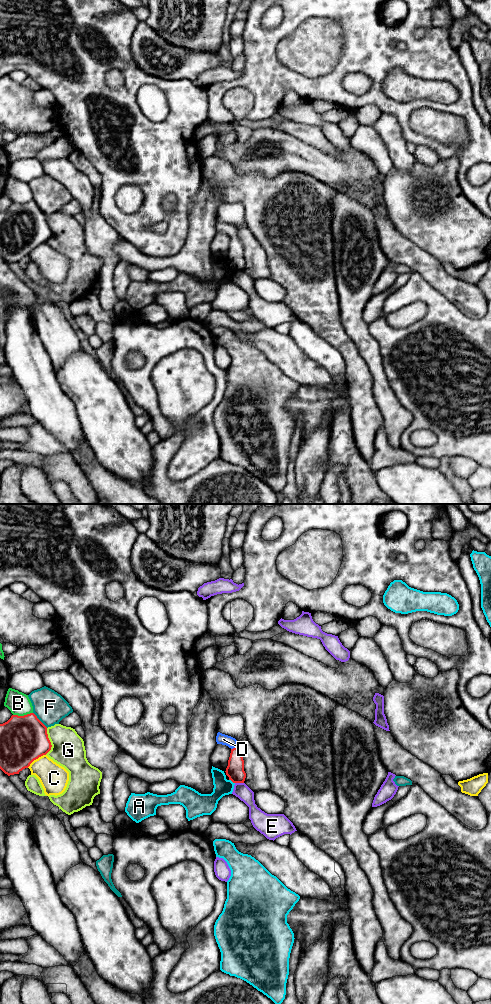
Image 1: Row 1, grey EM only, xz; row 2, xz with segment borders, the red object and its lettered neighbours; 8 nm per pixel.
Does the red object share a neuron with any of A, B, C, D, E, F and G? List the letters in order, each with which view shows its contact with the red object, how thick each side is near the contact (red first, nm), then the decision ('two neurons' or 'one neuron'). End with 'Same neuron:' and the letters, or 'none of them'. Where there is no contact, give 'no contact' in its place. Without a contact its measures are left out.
A: meets red in xz; 140 nm thick on the red side, 140 nm on the other; two neurons
B: meets red in xz; 380 nm thick on the red side, 180 nm on the other; two neurons
C: meets red in xz; 380 nm thick on the red side, 220 nm on the other; two neurons
D: meets red in xz; 140 nm thick on the red side, 90 nm on the other; one neuron
E: meets red in xz; 140 nm thick on the red side, 120 nm on the other; two neurons
F: meets red in xz; 380 nm thick on the red side, 260 nm on the other; two neurons
G: meets red in xz; 380 nm thick on the red side, 260 nm on the other; two neurons
Same neuron: D

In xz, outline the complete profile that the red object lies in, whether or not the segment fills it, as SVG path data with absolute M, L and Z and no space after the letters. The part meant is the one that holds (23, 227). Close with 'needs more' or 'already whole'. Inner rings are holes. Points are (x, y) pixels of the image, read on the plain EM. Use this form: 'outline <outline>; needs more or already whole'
outline M34 201L12 203L7 210L0 212L0 257L8 264L28 256L34 248L46 243L51 235L47 215Z; already whole

